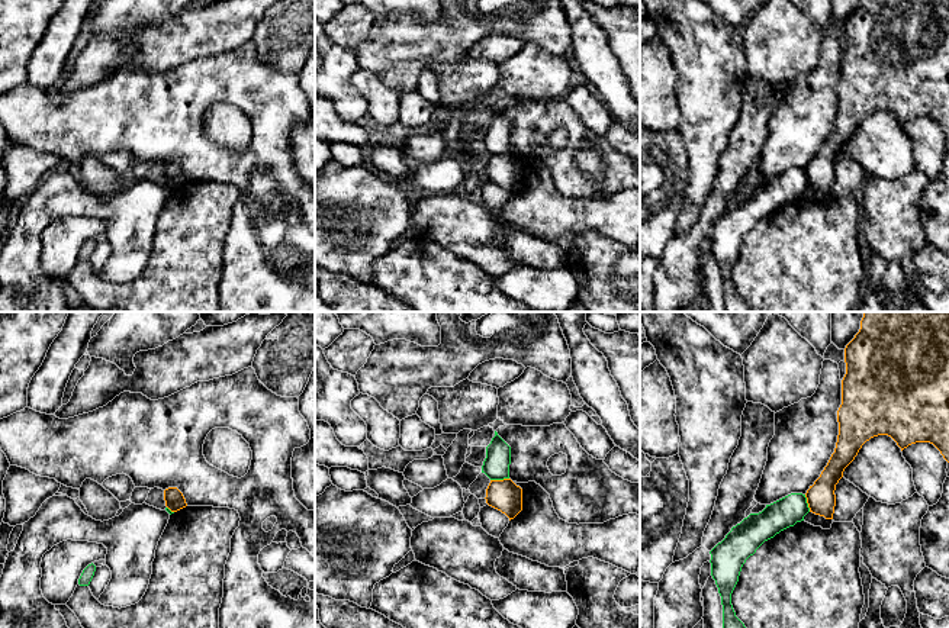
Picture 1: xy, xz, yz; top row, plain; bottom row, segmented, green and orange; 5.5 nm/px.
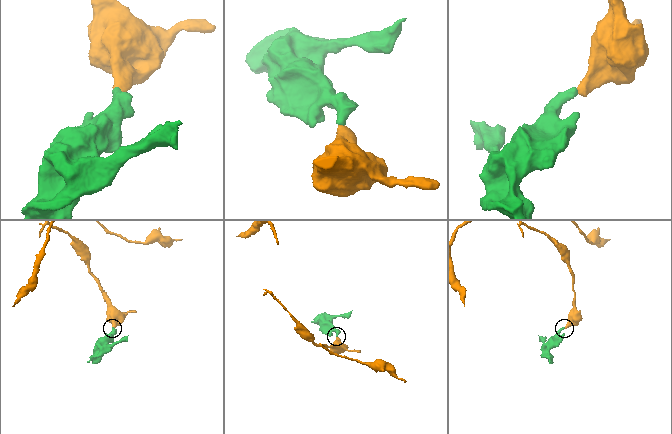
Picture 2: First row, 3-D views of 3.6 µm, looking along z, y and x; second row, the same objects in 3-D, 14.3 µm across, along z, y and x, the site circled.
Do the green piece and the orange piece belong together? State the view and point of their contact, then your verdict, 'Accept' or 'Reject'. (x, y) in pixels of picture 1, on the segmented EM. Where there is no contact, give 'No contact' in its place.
Touches green at xz (499, 479). Reject

